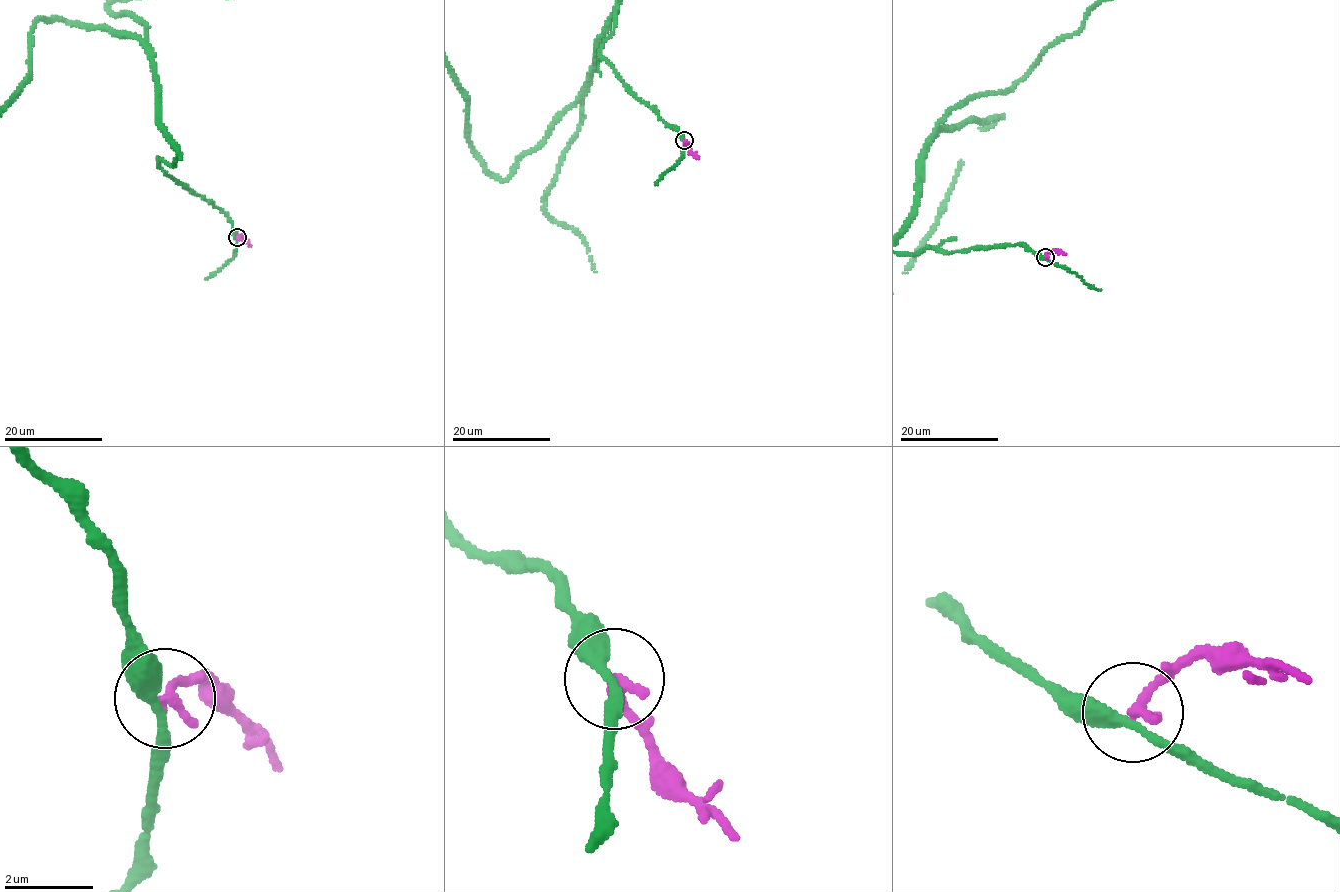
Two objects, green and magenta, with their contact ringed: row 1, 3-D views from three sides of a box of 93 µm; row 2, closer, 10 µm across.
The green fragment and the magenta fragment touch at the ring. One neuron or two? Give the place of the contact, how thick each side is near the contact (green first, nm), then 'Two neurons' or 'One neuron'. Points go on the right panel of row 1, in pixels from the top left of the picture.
Place: (1045, 257). Thickness 280 nm (green) against 260 nm. Two neurons

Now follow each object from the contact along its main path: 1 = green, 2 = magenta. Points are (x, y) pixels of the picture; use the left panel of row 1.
1: (236, 237), (158, 163), (172, 166), (176, 144), (146, 26), (108, 4)
2: (237, 237), (242, 235), (250, 245)

